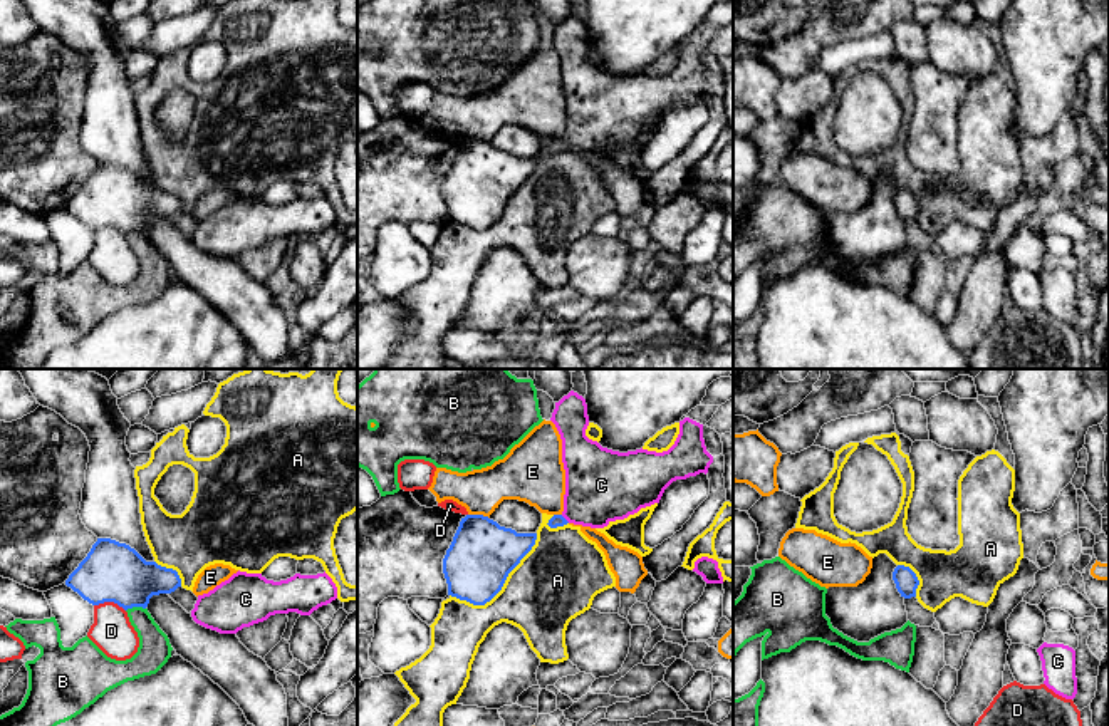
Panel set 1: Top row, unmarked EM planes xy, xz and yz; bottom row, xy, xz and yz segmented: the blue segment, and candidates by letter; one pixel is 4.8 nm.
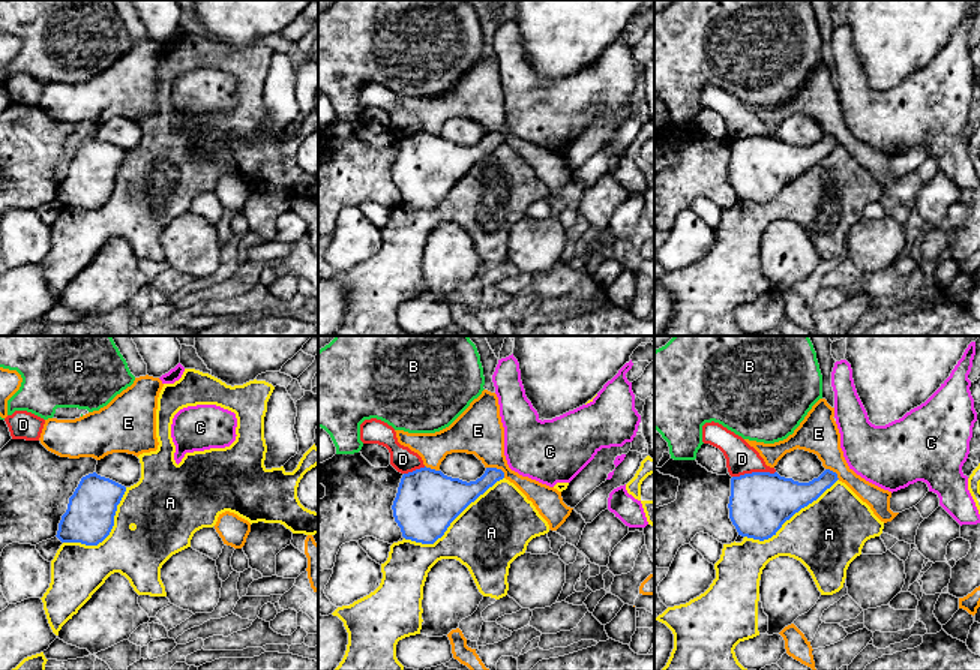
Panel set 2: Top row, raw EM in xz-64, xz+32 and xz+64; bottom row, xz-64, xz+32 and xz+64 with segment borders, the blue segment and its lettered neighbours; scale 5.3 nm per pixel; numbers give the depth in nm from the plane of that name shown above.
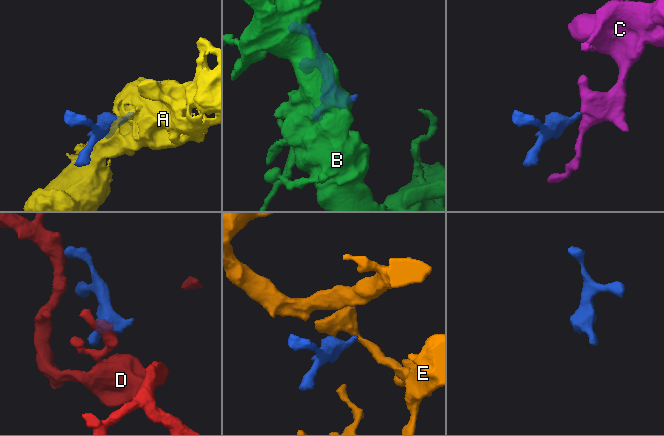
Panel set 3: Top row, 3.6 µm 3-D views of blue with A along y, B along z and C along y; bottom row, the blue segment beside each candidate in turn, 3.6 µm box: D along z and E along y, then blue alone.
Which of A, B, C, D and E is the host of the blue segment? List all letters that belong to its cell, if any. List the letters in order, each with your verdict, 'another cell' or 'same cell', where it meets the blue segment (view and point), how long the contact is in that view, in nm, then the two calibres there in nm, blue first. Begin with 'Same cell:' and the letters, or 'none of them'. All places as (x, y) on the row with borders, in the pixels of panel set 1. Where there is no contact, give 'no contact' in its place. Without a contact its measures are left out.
Same cell: C
A: another cell; meets blue in xz at (502, 585); contact 500 nm long; 320 nm thick on the blue side, 380 nm on the other
B: another cell; meets blue in xy at (135, 606); contact 100 nm long; 280 nm thick on the blue side, 160 nm on the other
C: same cell; meets blue in xz at (564, 518); contact 60 nm long; 60 nm thick on the blue side, 360 nm on the other
D: another cell; meets blue in xy at (109, 601); contact 160 nm long; 280 nm thick on the blue side, 190 nm on the other
E: another cell; meets blue in xz at (479, 515); contact 110 nm long; 320 nm thick on the blue side, 220 nm on the other

